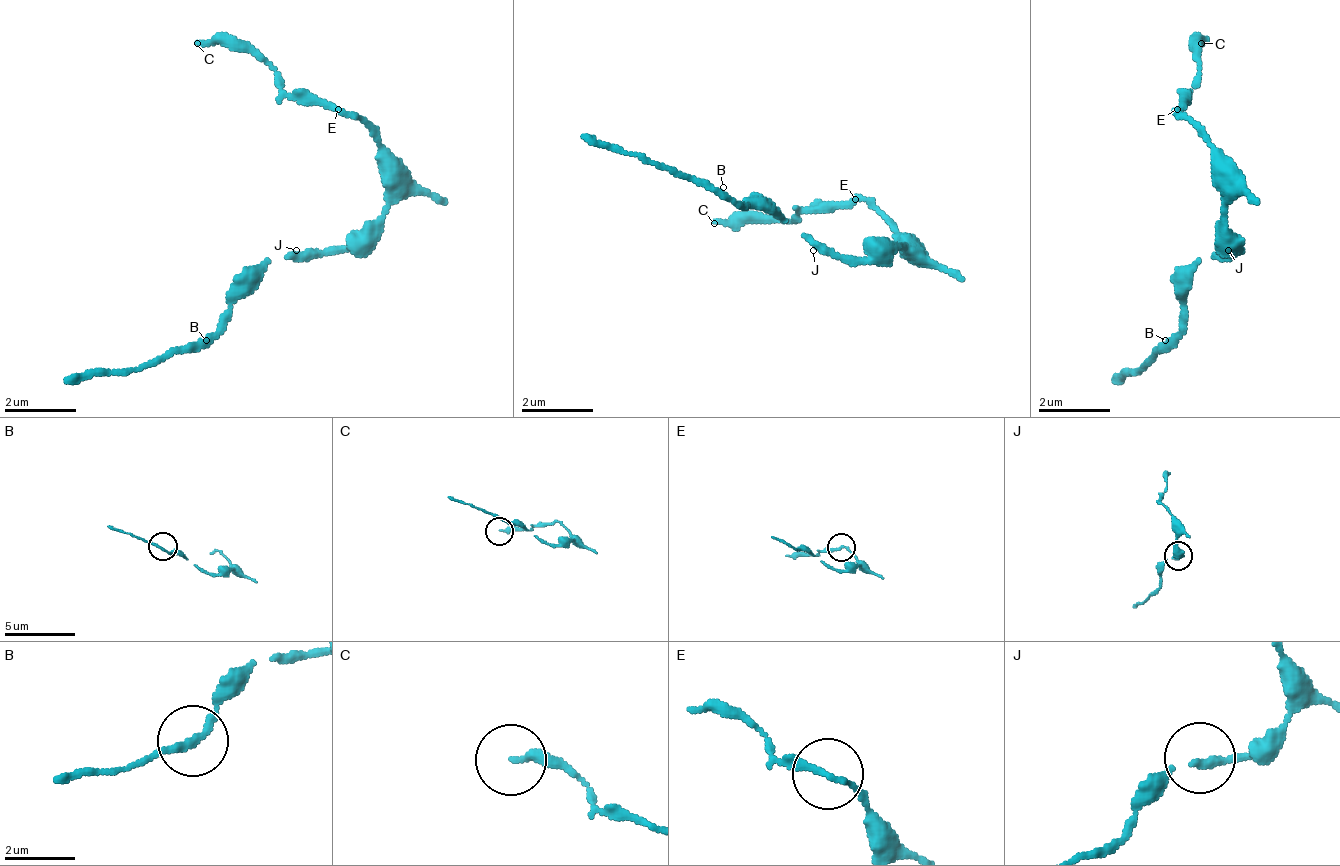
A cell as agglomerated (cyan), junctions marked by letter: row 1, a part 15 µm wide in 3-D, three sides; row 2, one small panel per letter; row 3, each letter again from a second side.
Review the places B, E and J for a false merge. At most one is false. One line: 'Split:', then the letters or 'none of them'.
Split: E

